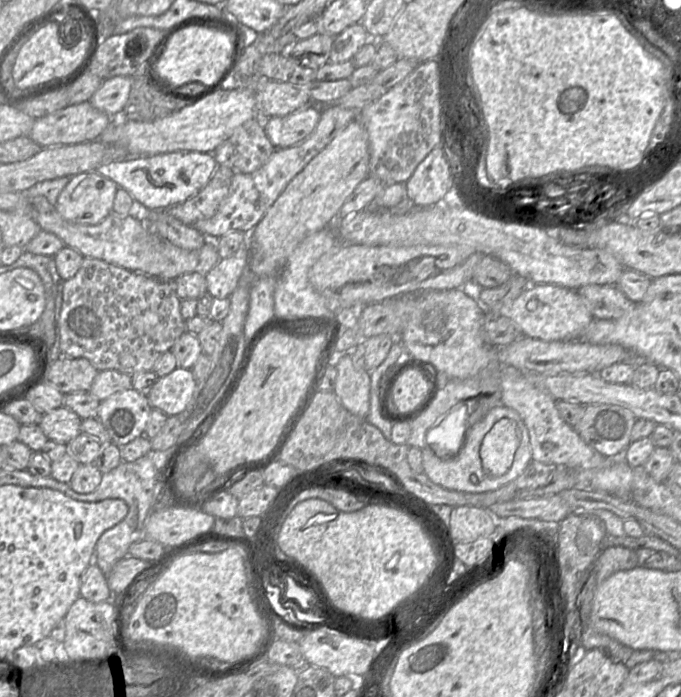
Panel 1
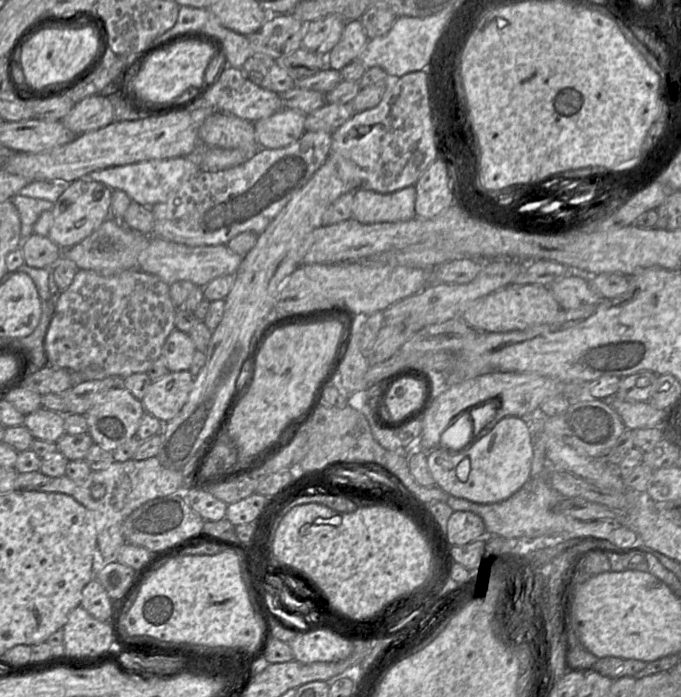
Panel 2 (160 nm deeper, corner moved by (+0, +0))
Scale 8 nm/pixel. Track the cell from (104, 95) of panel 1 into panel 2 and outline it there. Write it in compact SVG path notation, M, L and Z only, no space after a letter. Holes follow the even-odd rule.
M101 94L89 96L76 103L62 123L75 135L103 128L114 121L113 106Z

